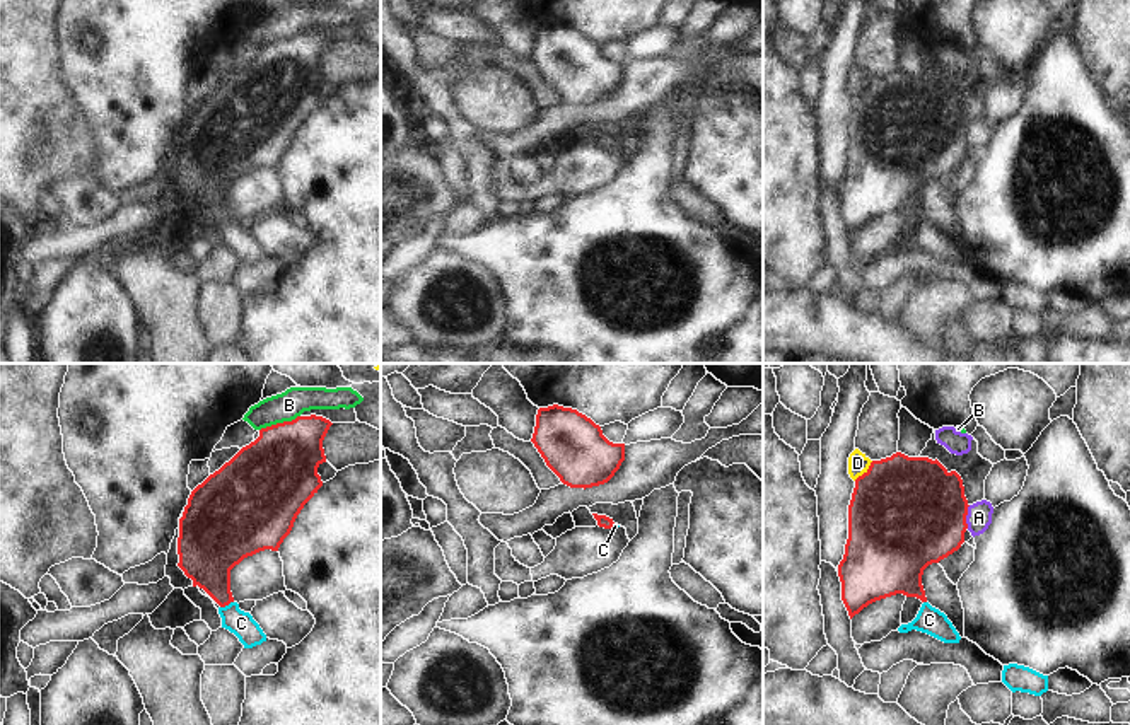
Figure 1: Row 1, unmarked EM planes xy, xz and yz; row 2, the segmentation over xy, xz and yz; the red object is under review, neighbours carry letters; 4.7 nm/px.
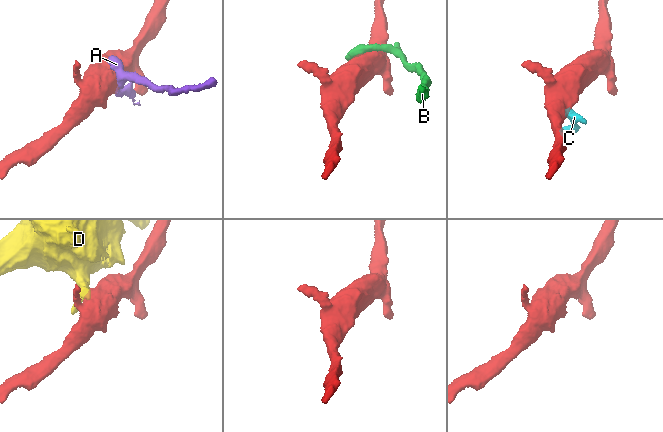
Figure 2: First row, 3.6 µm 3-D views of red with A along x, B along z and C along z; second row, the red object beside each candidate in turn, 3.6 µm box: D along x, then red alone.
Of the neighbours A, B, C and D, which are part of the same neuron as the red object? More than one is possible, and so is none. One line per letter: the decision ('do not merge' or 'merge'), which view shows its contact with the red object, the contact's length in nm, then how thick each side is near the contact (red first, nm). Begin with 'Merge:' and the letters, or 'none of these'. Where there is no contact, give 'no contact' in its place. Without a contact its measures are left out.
Merge: C
A: do not merge; meets red in yz; contact 110 nm long; 500 nm thick on the red side, 120 nm on the other
B: do not merge; meets red in xy; contact 200 nm long; 380 nm thick on the red side, 140 nm on the other
C: merge; meets red in xy; contact 70 nm long; 260 nm thick on the red side, 120 nm on the other
D: do not merge; meets red in yz; contact 130 nm long; 500 nm thick on the red side, 100 nm on the other

